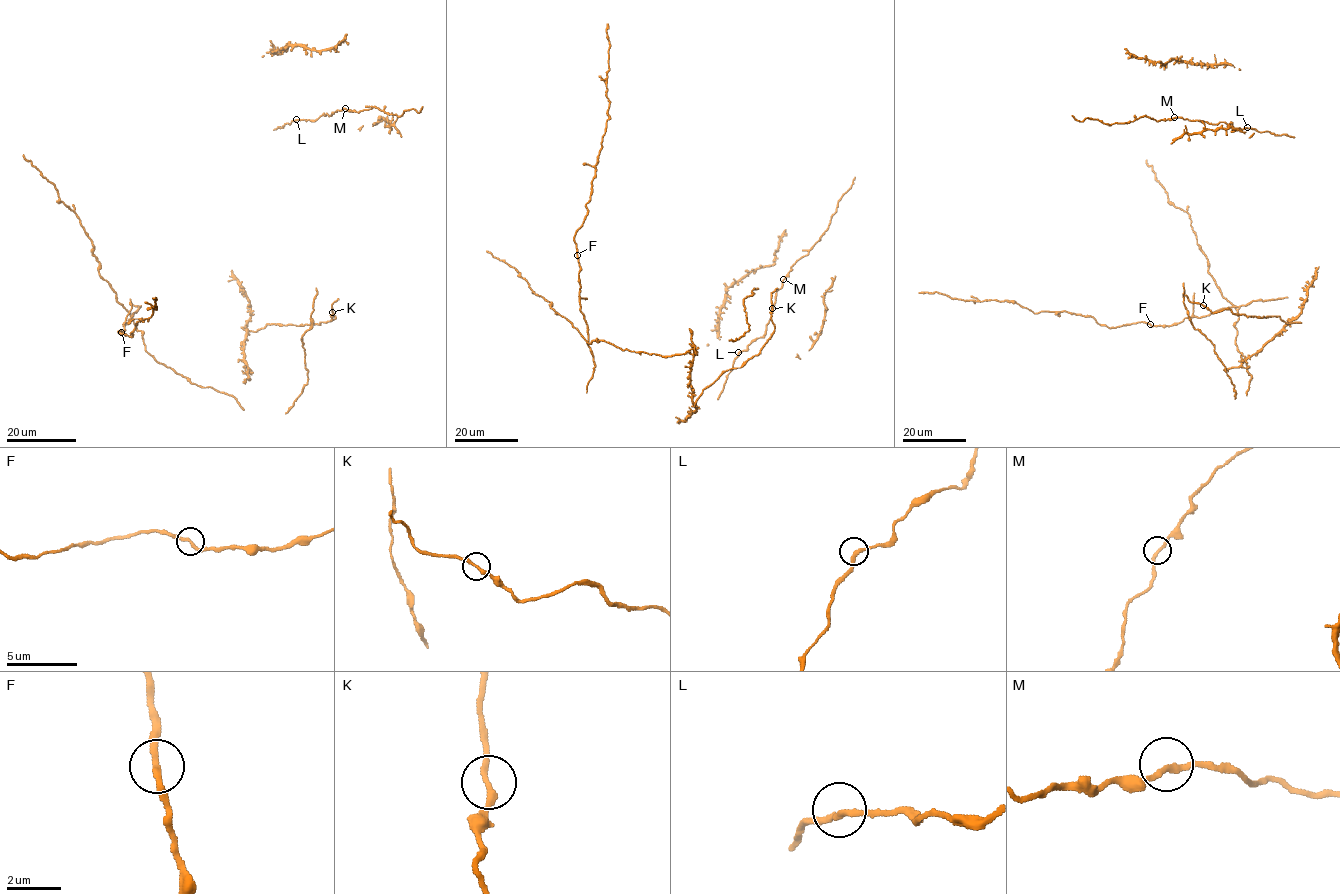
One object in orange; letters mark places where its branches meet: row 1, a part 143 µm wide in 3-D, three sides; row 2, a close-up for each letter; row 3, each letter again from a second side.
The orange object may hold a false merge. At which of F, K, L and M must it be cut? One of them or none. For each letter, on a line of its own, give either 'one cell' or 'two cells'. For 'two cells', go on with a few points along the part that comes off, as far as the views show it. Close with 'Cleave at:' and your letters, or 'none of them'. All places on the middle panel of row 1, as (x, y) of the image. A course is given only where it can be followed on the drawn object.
F: one cell
K: one cell
L: one cell
M: one cell
Cleave at: none of them

